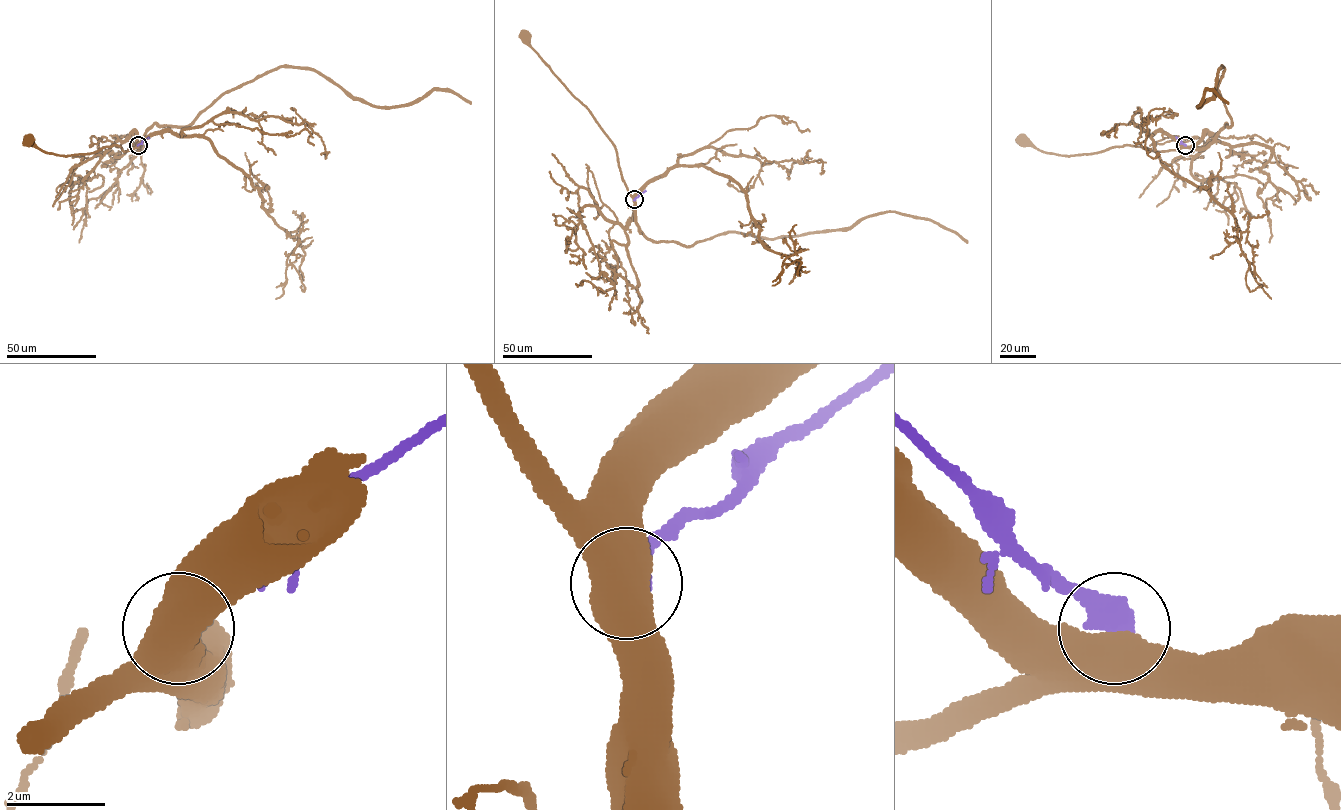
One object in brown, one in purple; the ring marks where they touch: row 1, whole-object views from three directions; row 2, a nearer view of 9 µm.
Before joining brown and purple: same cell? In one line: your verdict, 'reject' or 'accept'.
reject

